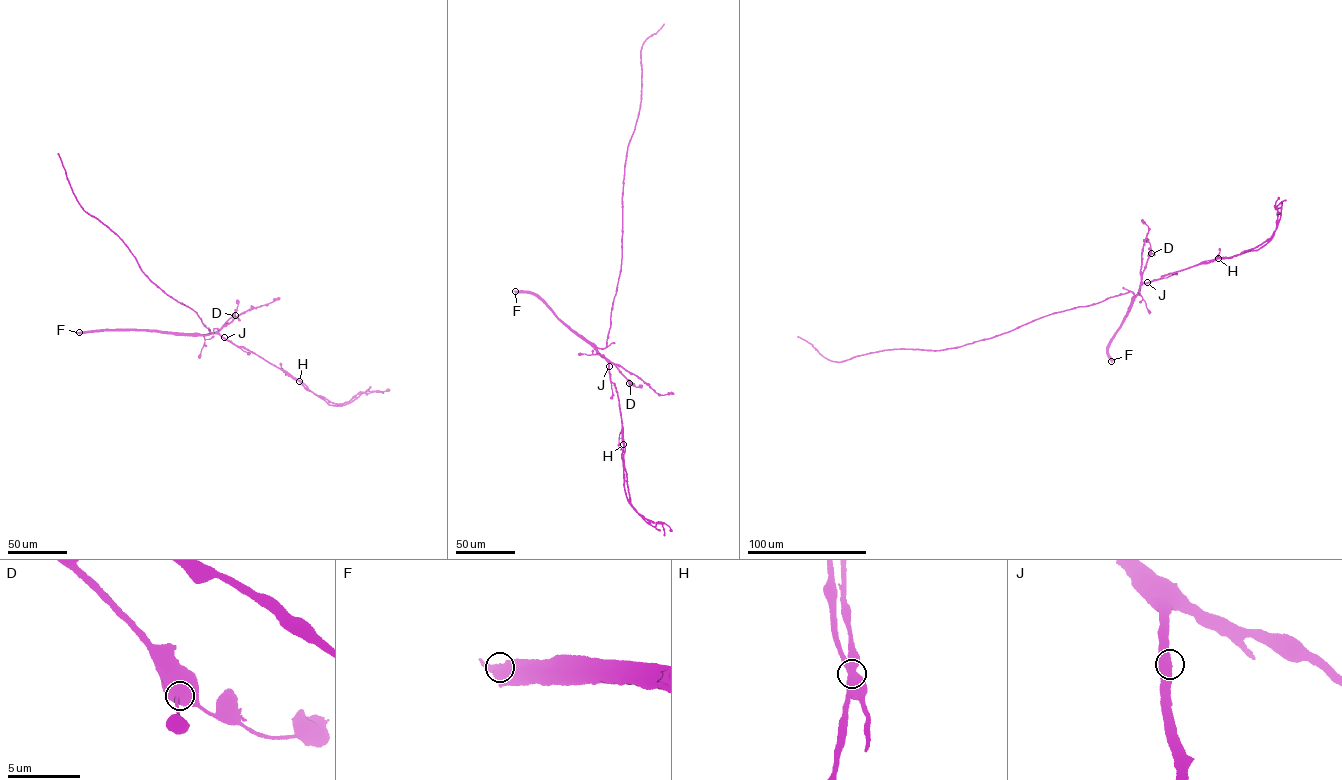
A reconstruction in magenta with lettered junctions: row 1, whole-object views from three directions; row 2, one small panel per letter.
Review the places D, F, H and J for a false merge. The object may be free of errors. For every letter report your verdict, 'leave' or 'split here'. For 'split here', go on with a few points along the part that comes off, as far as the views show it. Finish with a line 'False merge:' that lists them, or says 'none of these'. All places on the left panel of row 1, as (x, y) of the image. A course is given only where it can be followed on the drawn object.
D: leave
F: leave
H: split here | (299, 381), (330, 405), (338, 406), (367, 390), (386, 389)
J: leave
False merge: H

